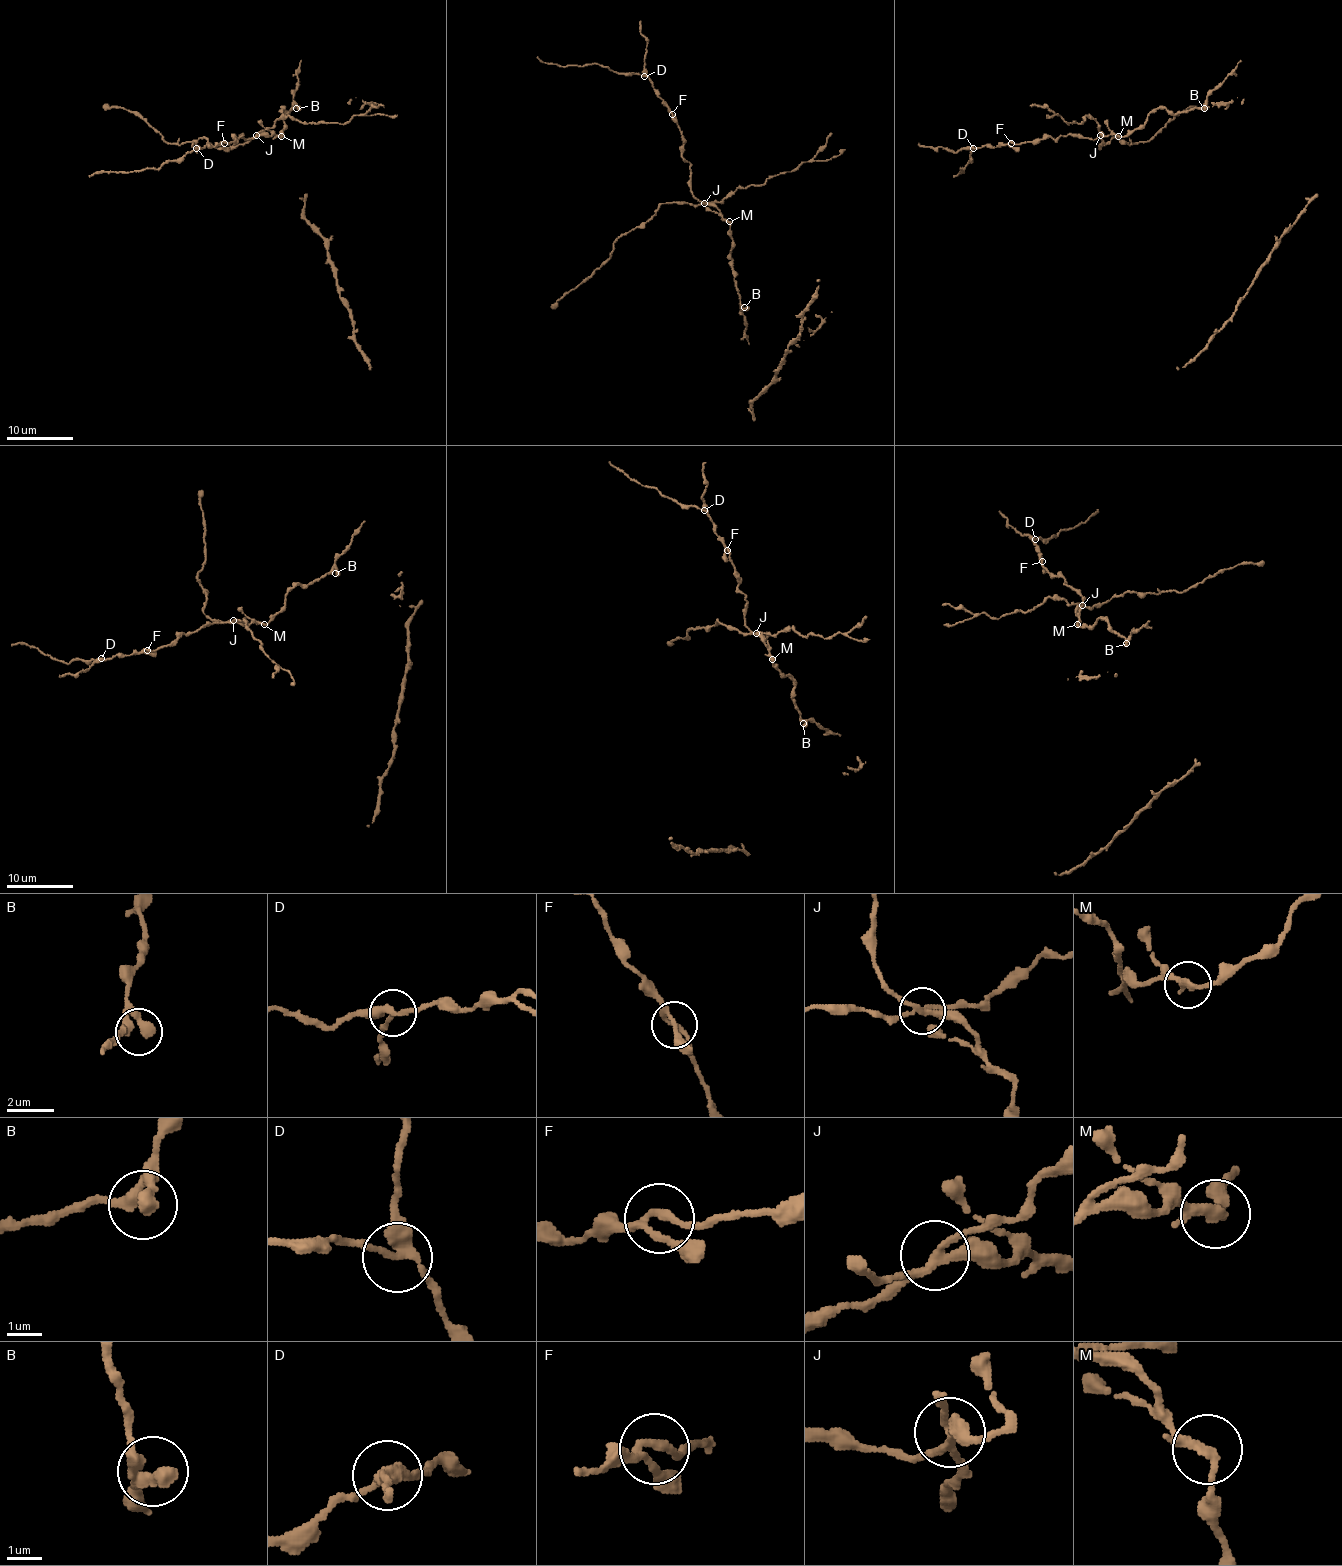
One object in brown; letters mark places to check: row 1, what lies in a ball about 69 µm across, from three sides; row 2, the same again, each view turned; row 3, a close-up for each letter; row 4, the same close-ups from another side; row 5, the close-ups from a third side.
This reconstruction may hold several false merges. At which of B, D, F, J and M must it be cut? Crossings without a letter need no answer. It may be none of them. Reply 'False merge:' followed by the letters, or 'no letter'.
False merge: D, J

